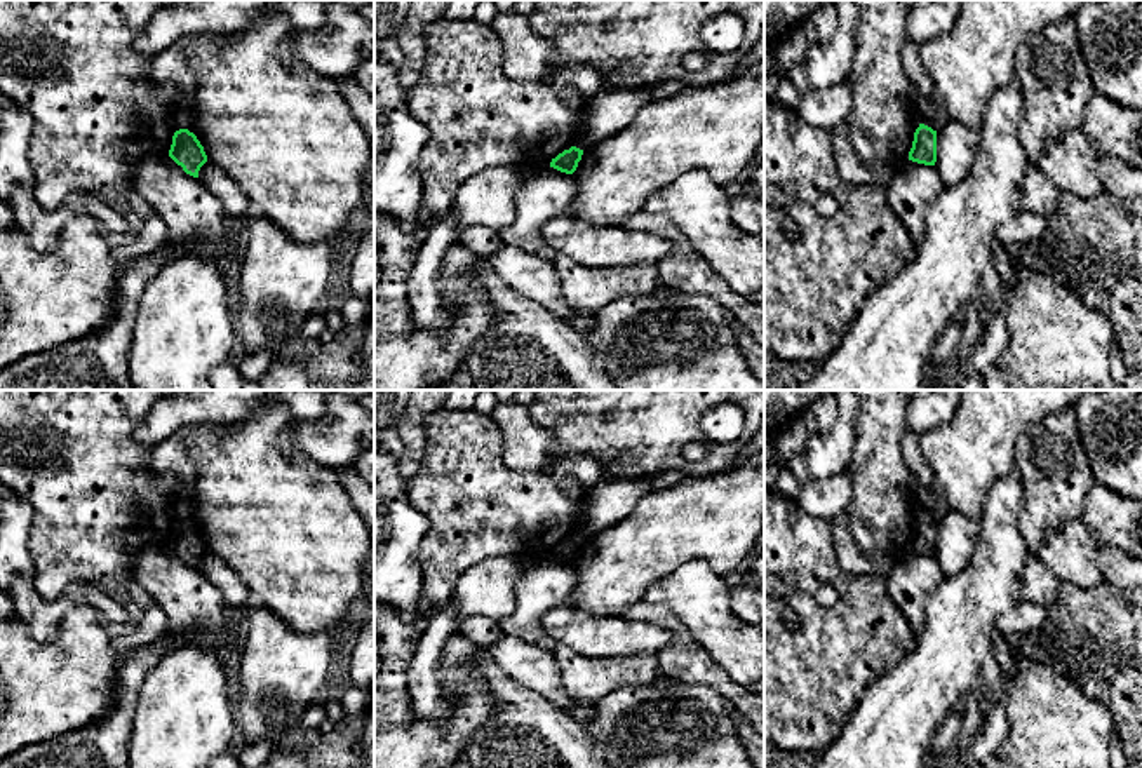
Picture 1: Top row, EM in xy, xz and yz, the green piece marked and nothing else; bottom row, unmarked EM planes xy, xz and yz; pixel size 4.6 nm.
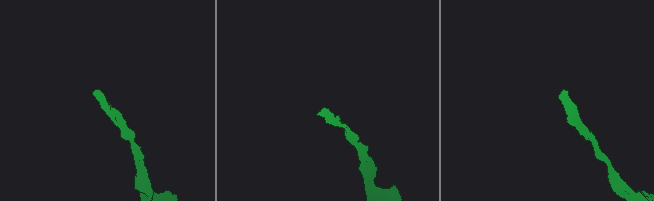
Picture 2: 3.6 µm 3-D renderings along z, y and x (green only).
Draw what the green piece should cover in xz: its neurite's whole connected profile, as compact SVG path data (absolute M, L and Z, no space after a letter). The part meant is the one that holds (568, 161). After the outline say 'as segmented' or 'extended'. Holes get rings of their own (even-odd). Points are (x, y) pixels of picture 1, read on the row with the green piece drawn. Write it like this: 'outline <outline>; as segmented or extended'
outline M571 146L569 150L564 150L555 158L552 158L550 167L573 174L578 167L578 162L581 160L583 150Z; as segmented

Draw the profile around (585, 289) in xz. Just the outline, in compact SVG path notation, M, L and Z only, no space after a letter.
M557 253L552 263L566 305L585 315L597 315L616 300L653 294L660 287L656 265L590 268Z

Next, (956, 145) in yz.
M949 122L937 132L935 167L945 186L952 186L966 178L975 162L978 143L980 132L959 122Z

